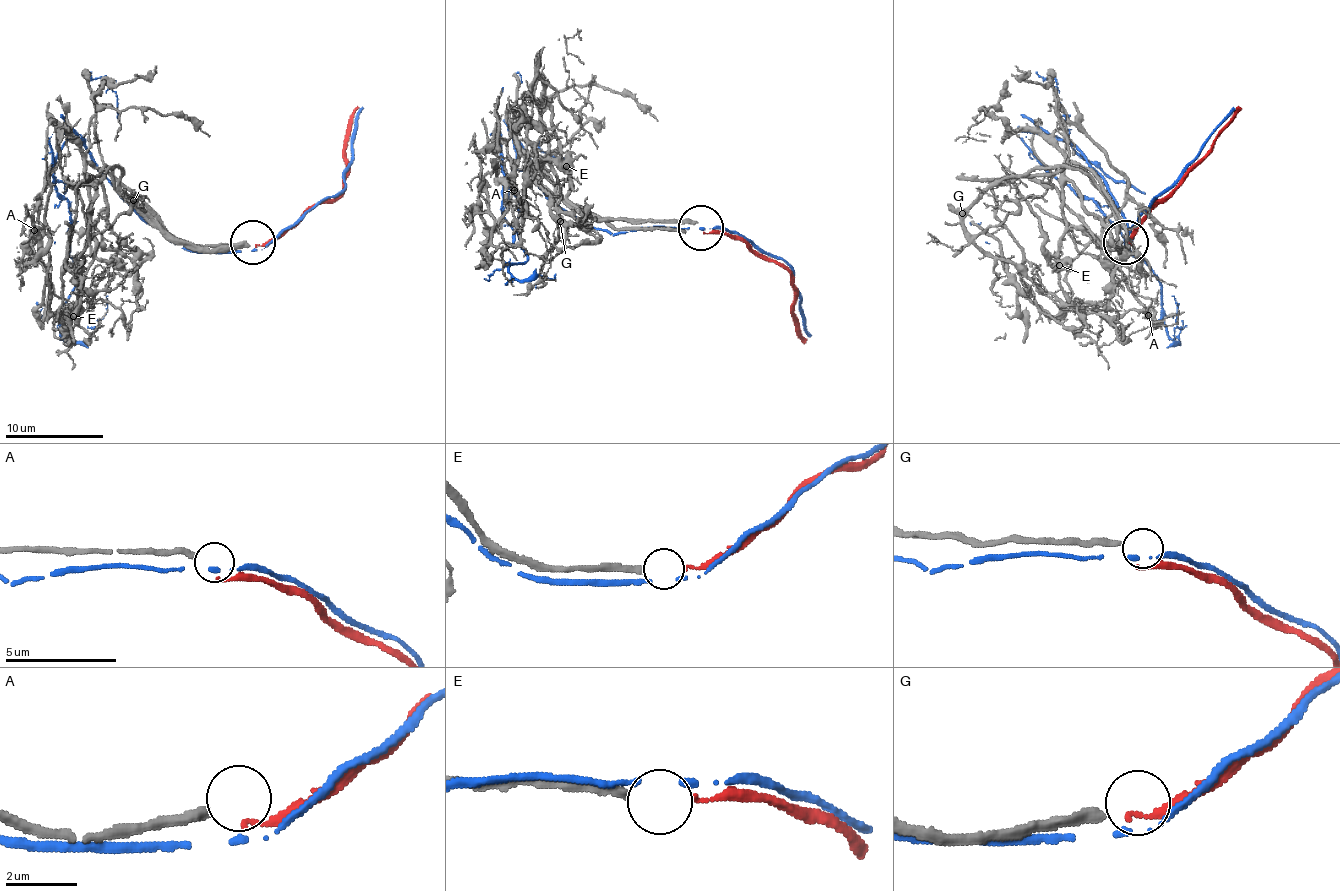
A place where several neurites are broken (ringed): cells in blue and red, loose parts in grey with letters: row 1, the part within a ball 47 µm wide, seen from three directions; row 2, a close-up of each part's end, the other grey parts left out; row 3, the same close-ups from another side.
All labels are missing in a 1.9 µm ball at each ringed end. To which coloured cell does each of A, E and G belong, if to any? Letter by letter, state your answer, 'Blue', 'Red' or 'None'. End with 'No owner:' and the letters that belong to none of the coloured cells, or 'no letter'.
A: None
E: Red
G: None
No owner: A, G

